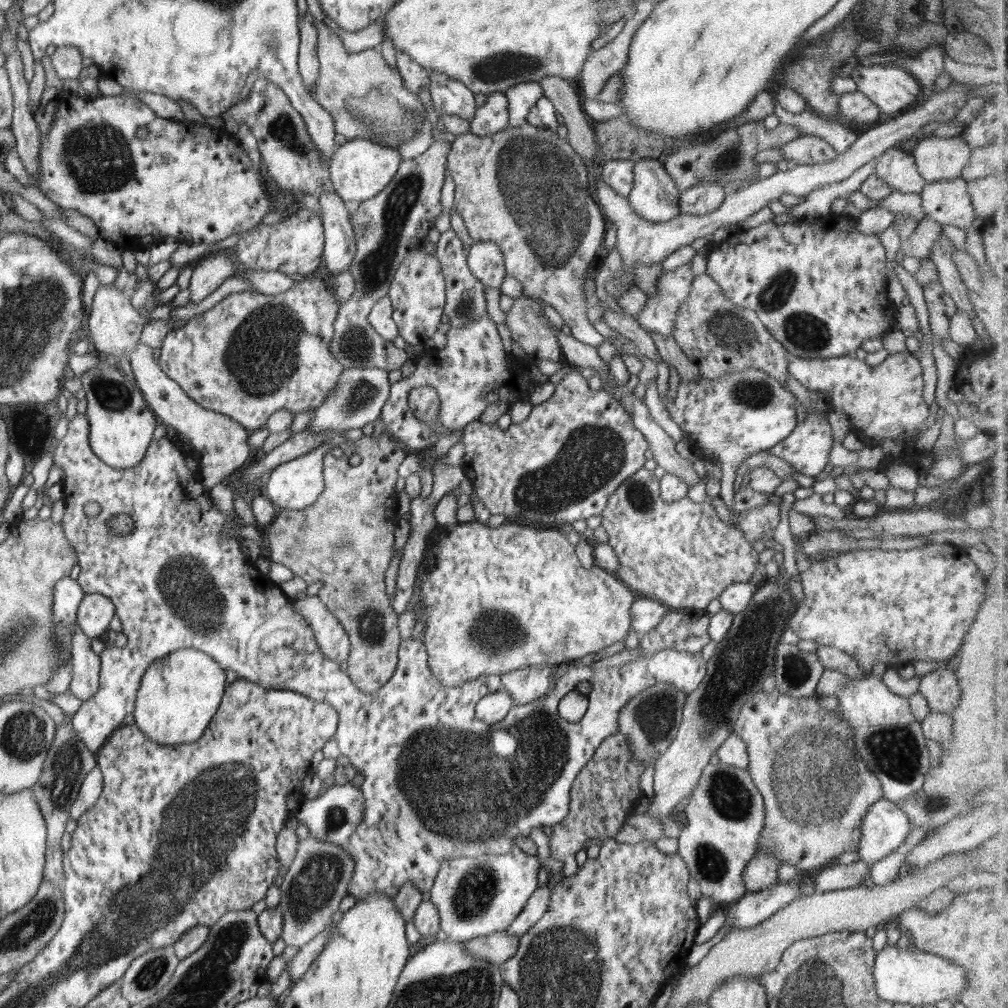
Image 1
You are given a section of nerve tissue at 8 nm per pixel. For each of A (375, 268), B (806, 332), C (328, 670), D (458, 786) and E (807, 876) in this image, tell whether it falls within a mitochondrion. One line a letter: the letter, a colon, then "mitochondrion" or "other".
A: mitochondrion
B: mitochondrion
C: other
D: mitochondrion
E: other

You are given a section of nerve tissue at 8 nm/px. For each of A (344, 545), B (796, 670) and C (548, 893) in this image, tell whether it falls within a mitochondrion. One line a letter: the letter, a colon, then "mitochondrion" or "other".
A: mitochondrion
B: mitochondrion
C: other

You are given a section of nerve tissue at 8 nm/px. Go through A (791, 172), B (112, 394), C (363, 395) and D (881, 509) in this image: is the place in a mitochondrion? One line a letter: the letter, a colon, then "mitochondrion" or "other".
A: other
B: mitochondrion
C: mitochondrion
D: other

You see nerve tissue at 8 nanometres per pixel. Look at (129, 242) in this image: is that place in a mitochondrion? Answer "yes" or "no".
no

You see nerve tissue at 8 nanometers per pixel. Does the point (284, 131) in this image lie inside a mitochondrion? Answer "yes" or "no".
yes

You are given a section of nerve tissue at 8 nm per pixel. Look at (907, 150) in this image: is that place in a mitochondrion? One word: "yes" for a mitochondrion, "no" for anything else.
no

